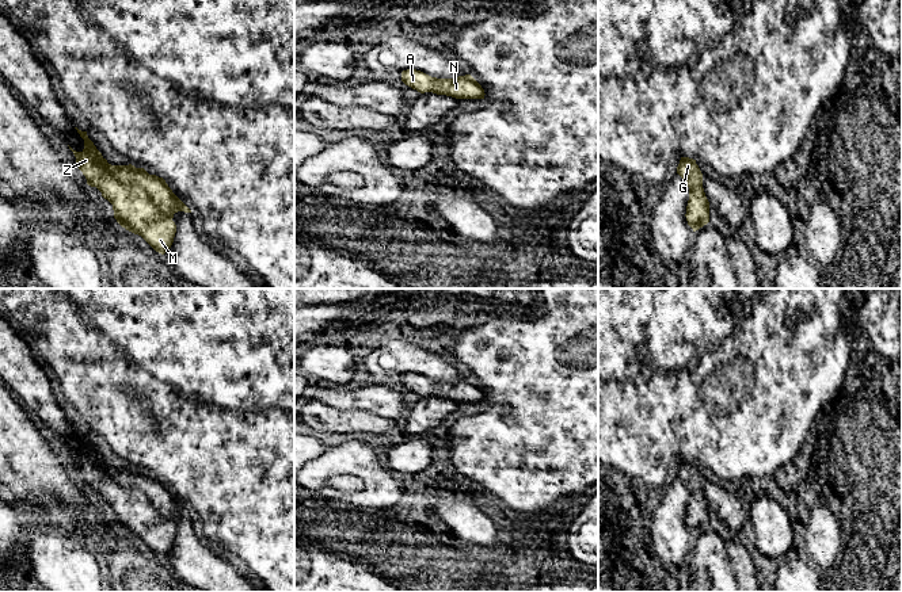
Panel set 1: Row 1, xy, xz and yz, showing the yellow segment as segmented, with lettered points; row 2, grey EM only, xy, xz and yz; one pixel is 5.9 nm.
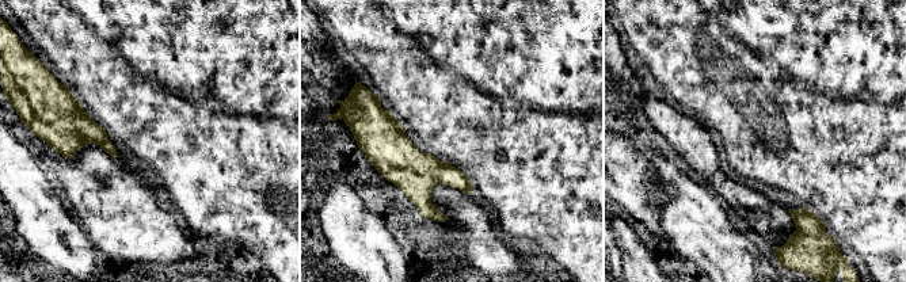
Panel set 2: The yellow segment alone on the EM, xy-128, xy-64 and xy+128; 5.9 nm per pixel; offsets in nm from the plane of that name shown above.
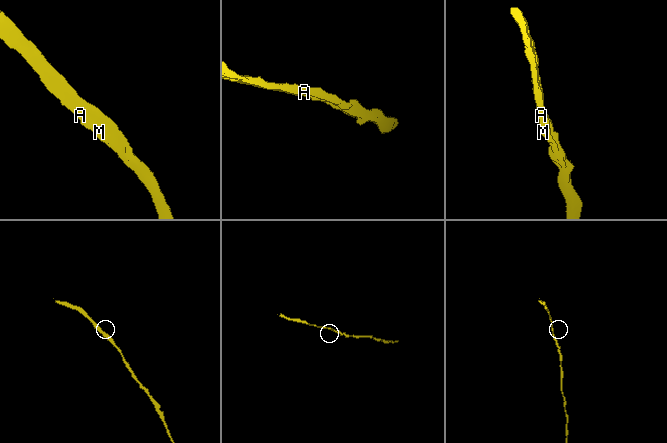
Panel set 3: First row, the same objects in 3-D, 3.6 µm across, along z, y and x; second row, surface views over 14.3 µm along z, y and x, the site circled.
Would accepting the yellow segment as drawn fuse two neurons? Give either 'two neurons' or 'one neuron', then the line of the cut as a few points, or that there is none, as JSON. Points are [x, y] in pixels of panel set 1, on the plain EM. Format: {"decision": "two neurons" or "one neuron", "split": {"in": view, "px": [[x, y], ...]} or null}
{"decision": "one neuron", "split": null}

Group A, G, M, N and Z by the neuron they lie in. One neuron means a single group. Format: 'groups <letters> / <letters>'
groups A G M N Z

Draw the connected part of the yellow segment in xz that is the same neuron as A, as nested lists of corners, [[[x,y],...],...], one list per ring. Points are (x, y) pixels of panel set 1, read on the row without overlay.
[[[407,373],[401,375],[401,385],[420,397],[433,396],[456,402],[484,402],[486,398],[482,389],[471,378],[437,382],[416,373]]]

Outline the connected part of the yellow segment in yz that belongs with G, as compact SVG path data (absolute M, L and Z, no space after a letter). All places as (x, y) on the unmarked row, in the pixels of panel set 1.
M681 461L677 477L689 490L689 504L686 509L686 524L693 535L699 534L709 526L709 505L703 492L703 477L696 463Z

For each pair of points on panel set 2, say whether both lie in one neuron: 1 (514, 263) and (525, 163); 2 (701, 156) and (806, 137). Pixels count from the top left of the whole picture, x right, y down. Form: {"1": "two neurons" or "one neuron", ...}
{"1": "two neurons", "2": "two neurons"}

